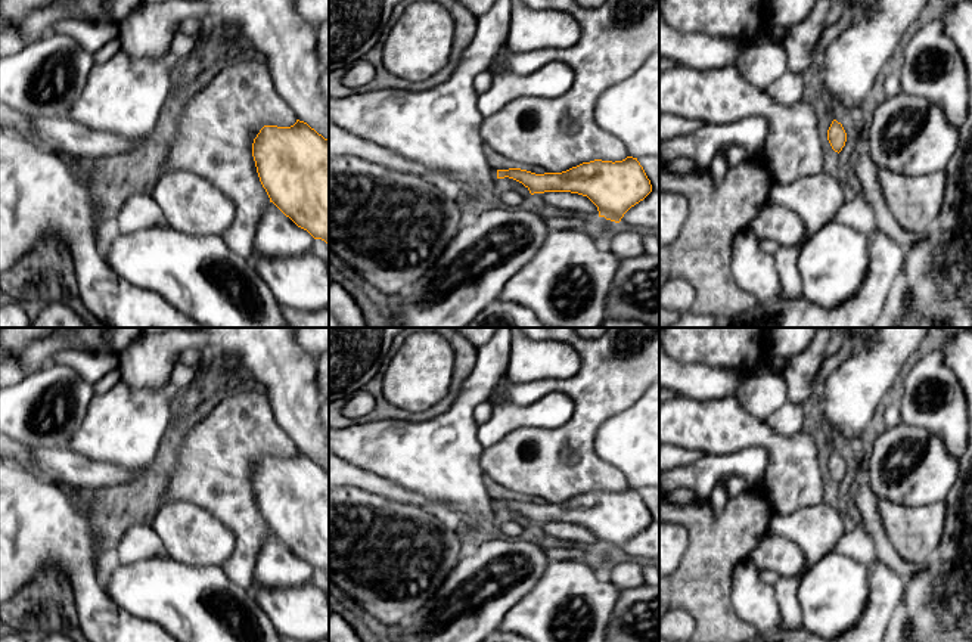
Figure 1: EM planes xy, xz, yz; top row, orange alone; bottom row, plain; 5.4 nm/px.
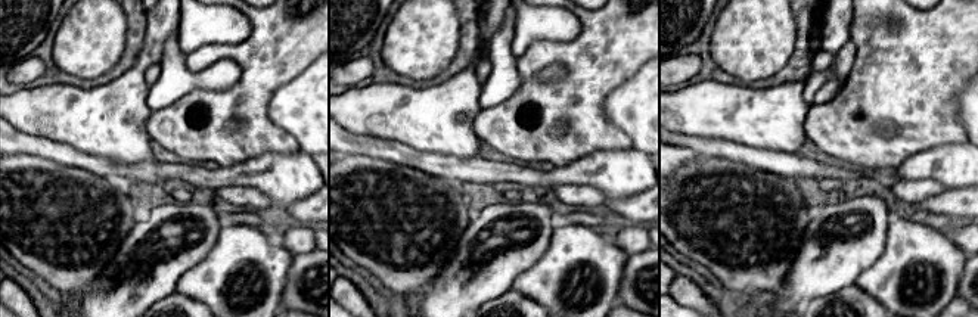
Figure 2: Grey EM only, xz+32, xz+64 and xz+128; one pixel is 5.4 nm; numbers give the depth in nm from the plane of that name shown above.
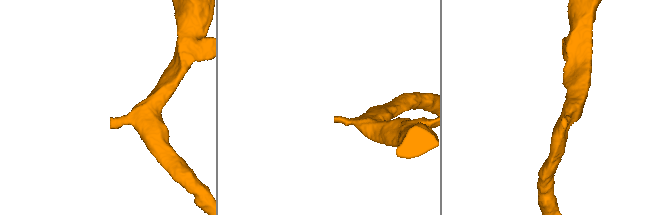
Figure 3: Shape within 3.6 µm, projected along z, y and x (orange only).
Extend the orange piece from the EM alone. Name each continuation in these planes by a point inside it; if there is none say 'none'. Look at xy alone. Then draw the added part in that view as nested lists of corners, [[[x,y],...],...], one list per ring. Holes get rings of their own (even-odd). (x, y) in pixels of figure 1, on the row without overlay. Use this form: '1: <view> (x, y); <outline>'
none

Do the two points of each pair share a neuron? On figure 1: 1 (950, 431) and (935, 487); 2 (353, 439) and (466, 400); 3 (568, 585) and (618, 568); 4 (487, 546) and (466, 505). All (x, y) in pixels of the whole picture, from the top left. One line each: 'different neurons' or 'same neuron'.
1: different neurons
2: same neuron
3: different neurons
4: different neurons

